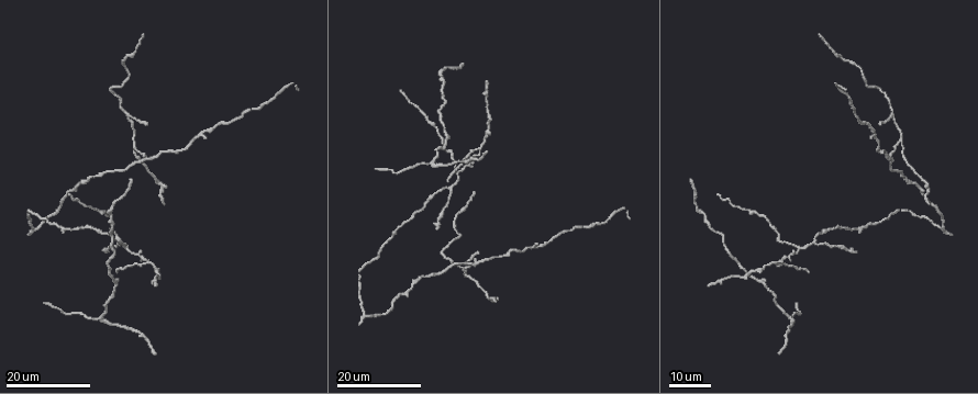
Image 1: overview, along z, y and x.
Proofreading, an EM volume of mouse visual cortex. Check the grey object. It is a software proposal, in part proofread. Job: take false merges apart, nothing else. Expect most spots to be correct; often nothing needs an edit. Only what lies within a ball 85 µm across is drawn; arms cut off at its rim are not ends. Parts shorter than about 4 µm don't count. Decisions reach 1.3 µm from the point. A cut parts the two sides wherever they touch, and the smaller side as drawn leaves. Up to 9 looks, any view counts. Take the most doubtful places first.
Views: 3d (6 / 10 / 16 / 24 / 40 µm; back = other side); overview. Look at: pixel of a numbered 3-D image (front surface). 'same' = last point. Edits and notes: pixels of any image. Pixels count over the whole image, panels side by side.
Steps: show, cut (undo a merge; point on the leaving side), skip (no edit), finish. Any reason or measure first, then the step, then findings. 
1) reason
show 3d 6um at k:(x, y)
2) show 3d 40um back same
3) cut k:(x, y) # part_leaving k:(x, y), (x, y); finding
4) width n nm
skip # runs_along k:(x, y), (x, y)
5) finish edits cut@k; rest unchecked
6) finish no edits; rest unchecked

three arms meet
show 3d 16um at 1:(99, 319)

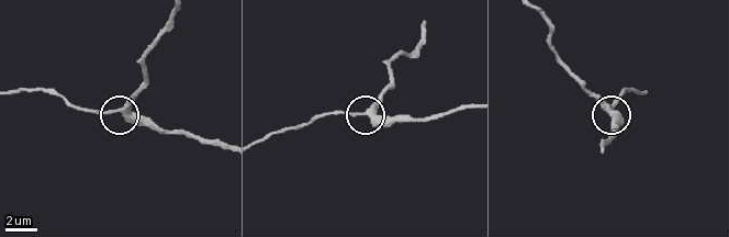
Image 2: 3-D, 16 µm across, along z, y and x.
zoom in
show 3d 10um at 2:(122, 110)

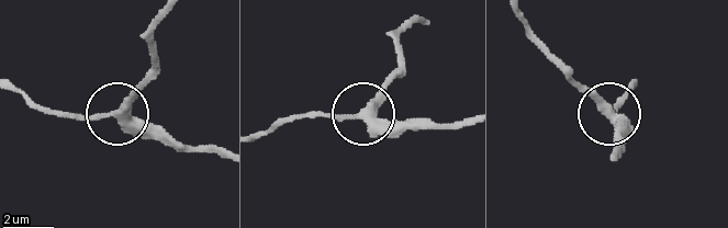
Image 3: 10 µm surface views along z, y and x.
show 3d 10um back at 3:(613, 116)

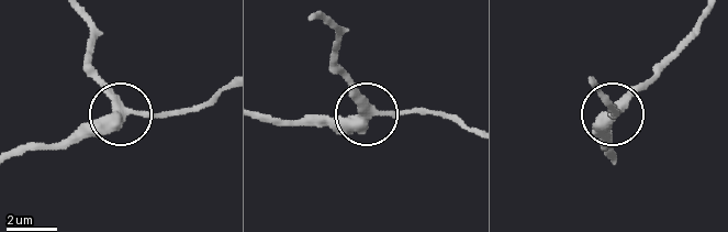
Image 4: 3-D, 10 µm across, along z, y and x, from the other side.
skip # all the same neuron

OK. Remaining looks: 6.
three arms meet
show 3d 24um at 1:(134, 139)

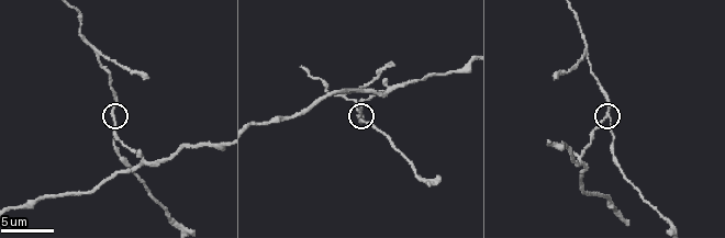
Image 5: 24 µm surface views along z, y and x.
show 3d 10um at 5:(608, 116)

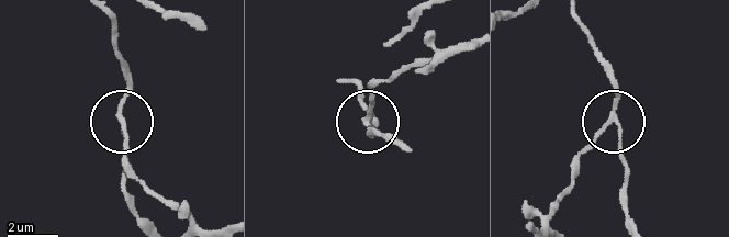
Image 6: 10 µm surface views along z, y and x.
width 150 nm
cut 6:(623, 156) # part_leaving 6:(618, 121), (627, 226); two neurons meet here

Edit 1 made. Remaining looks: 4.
four-way junction
show 3d 10um at 5:(143, 159)

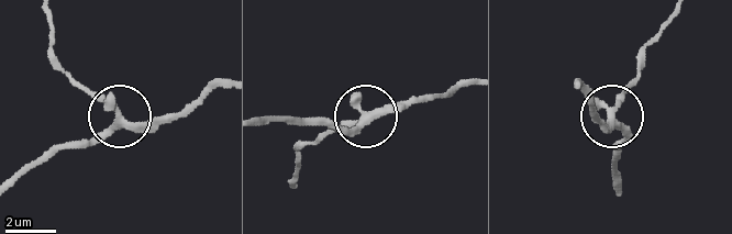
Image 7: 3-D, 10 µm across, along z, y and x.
other side
show 3d 10um back at 7:(370, 115)

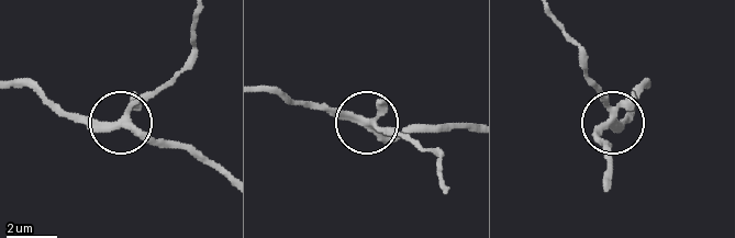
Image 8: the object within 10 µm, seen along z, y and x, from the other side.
skip # runs_along 8:(221, 174), (126, 131), (126, 117), (163, 82); continuous, no second neuron

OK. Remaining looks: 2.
two arms in line, one across
show 3d 24um at 1:(777, 260)

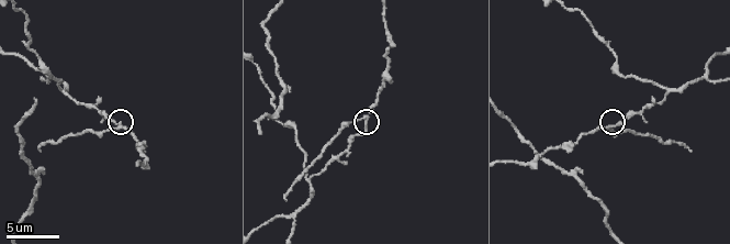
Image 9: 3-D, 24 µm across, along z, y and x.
show 3d 6um at 9:(367, 118)

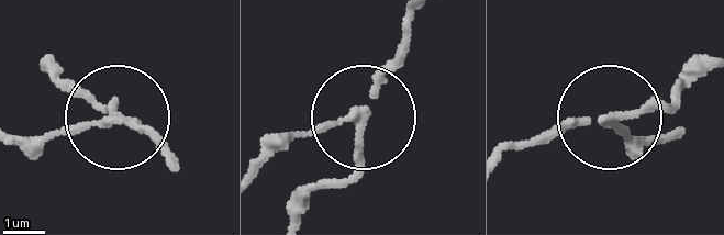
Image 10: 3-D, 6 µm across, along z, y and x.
width 170 nm
cut 10:(57, 133) # two neurons meet here

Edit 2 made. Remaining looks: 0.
finish edits cut@6, cut@10; rest unchecked

